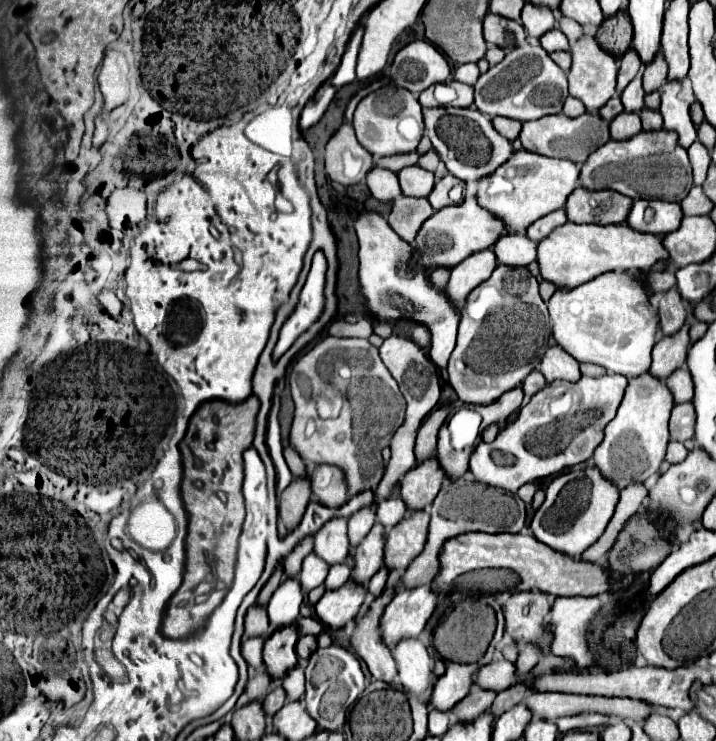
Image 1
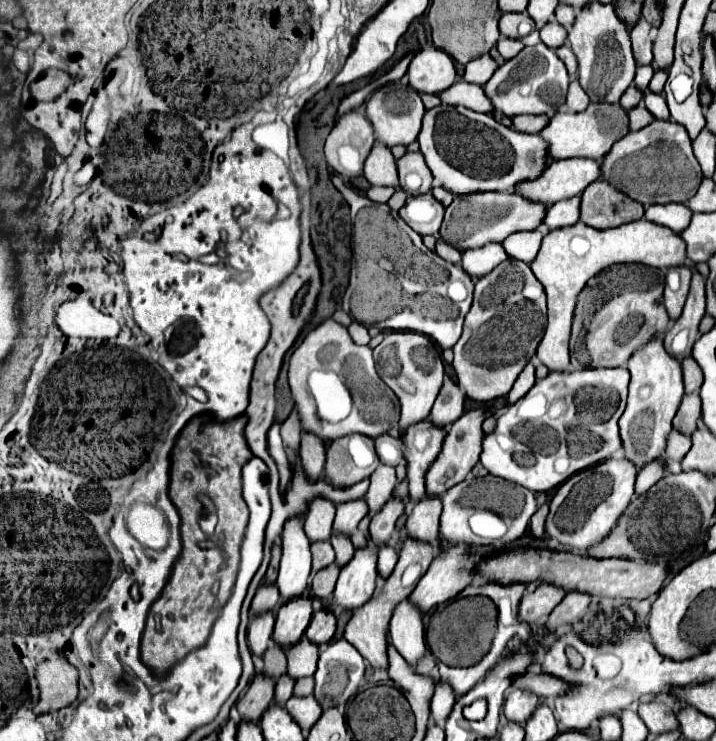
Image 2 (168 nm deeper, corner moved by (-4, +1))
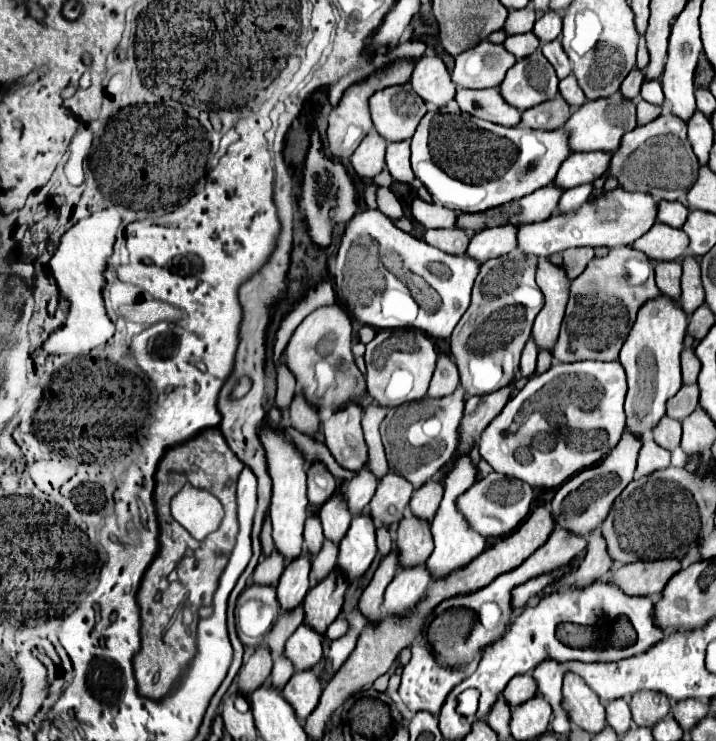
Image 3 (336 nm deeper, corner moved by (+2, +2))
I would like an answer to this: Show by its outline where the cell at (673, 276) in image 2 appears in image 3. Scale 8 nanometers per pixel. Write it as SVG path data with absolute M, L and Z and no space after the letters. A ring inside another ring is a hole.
M674 260L674 262L658 262L654 270L656 270L656 286L660 288L660 292L676 302L680 298L682 264L678 260Z

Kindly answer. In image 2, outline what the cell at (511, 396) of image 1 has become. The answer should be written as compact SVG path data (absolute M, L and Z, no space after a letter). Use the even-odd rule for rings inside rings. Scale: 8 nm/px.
M528 361L528 365L524 367L524 371L520 373L520 377L516 379L516 383L514 383L512 391L508 393L508 403L512 405L512 403L516 403L520 397L524 397L524 395L534 387L534 383L536 383L534 363L532 363L532 361Z

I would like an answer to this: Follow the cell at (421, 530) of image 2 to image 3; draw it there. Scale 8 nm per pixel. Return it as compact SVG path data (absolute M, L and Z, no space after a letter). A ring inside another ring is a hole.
M436 480L426 482L412 494L412 500L410 500L412 514L420 520L430 522L436 516L436 510L442 502L442 494L444 494L444 488L440 482L436 482Z

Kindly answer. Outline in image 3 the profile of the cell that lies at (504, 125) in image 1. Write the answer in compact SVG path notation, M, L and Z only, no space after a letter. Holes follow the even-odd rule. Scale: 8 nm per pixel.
M556 96L554 100L546 102L546 104L542 104L542 106L534 106L534 108L530 108L530 110L524 110L520 124L526 126L526 128L556 130L556 128L560 128L568 118L570 118L570 106L566 104L566 100L562 100L560 96Z

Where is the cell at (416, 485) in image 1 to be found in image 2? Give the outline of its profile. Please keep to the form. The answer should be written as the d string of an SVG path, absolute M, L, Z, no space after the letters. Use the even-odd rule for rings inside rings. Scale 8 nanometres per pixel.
M472 409L472 411L466 411L458 421L452 423L452 427L446 435L440 457L434 461L434 465L426 473L426 491L428 491L428 495L446 493L452 485L464 481L466 475L472 471L472 467L478 463L480 453L482 453L482 439L484 439L482 423L484 423L486 417L488 417L488 409Z

